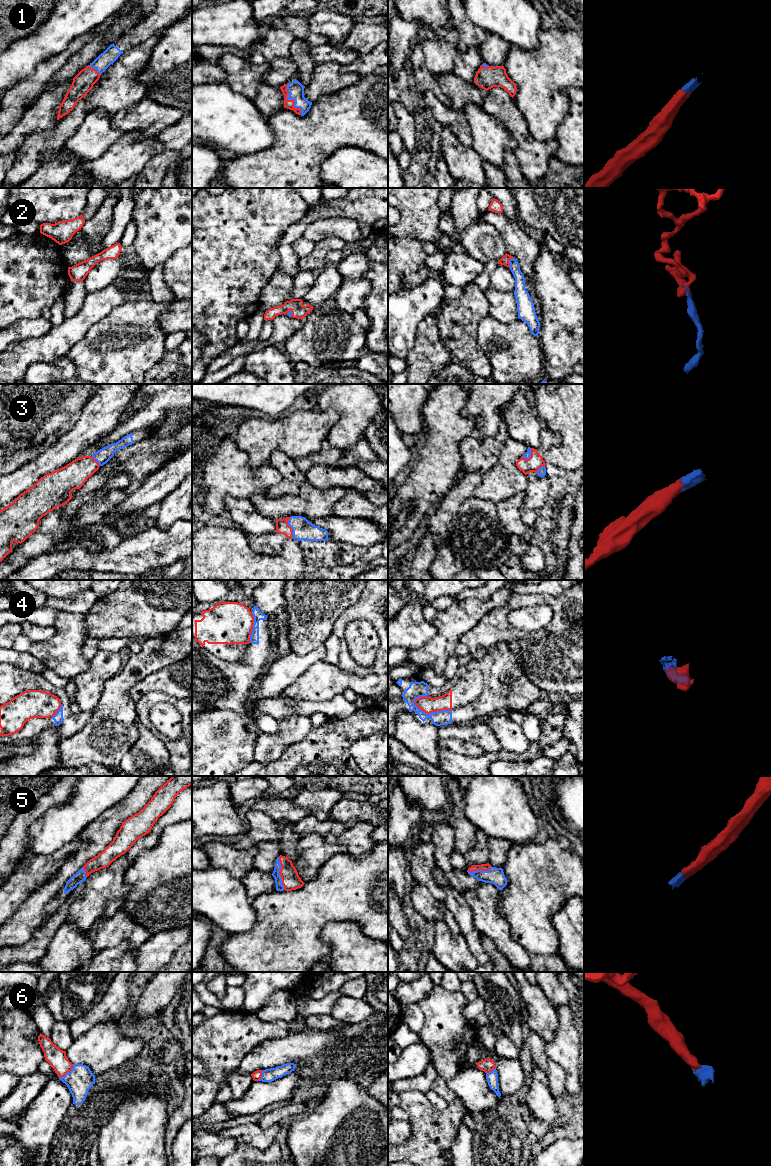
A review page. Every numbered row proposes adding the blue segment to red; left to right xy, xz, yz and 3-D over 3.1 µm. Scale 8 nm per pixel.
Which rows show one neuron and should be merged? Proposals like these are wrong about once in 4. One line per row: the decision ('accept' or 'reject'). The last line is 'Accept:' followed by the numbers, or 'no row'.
1: accept
2: accept
3: accept
4: reject
5: accept
6: accept
Accept: 1, 2, 3, 5, 6

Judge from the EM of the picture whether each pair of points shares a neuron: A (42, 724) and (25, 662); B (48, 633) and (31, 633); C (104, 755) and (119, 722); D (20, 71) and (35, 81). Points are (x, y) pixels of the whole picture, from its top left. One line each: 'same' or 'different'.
A: different
B: same
C: same
D: different

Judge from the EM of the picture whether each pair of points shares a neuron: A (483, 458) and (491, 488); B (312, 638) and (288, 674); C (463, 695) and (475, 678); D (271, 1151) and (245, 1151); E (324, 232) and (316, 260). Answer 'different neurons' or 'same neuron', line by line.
A: different neurons
B: different neurons
C: same neuron
D: same neuron
E: different neurons

